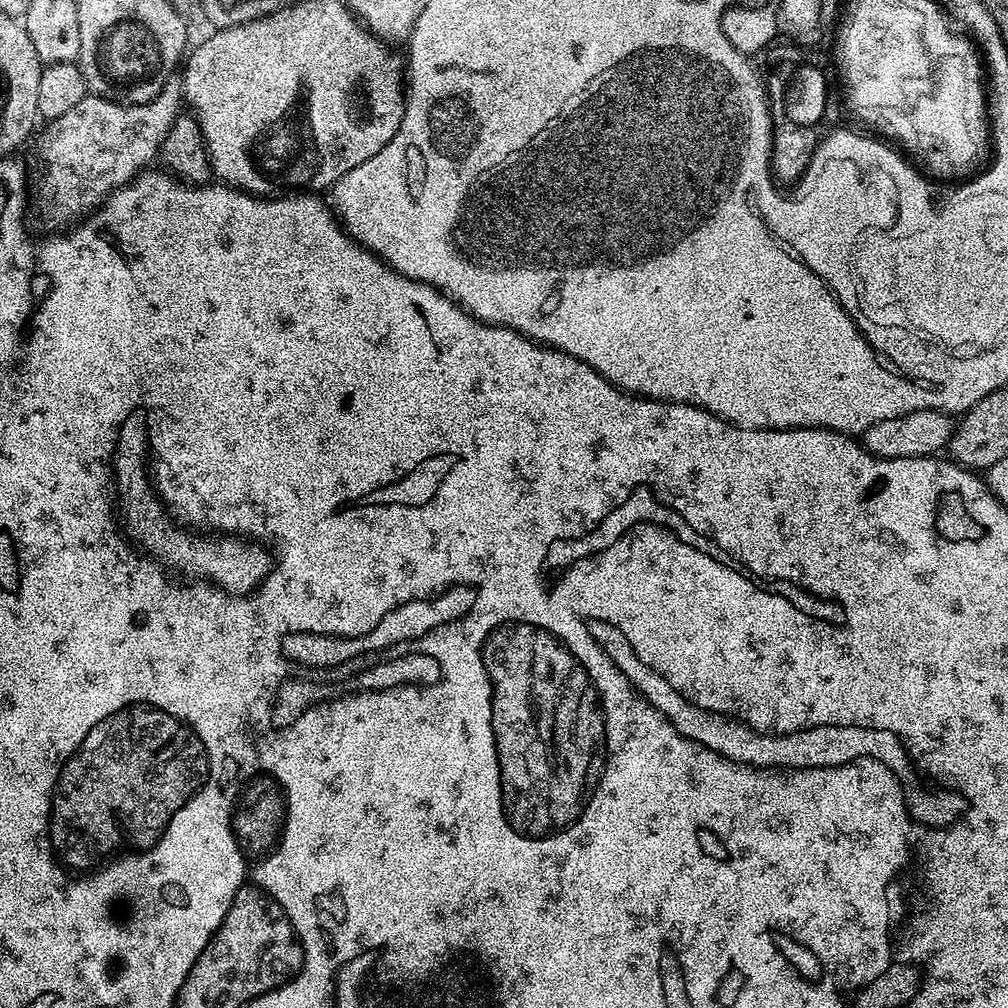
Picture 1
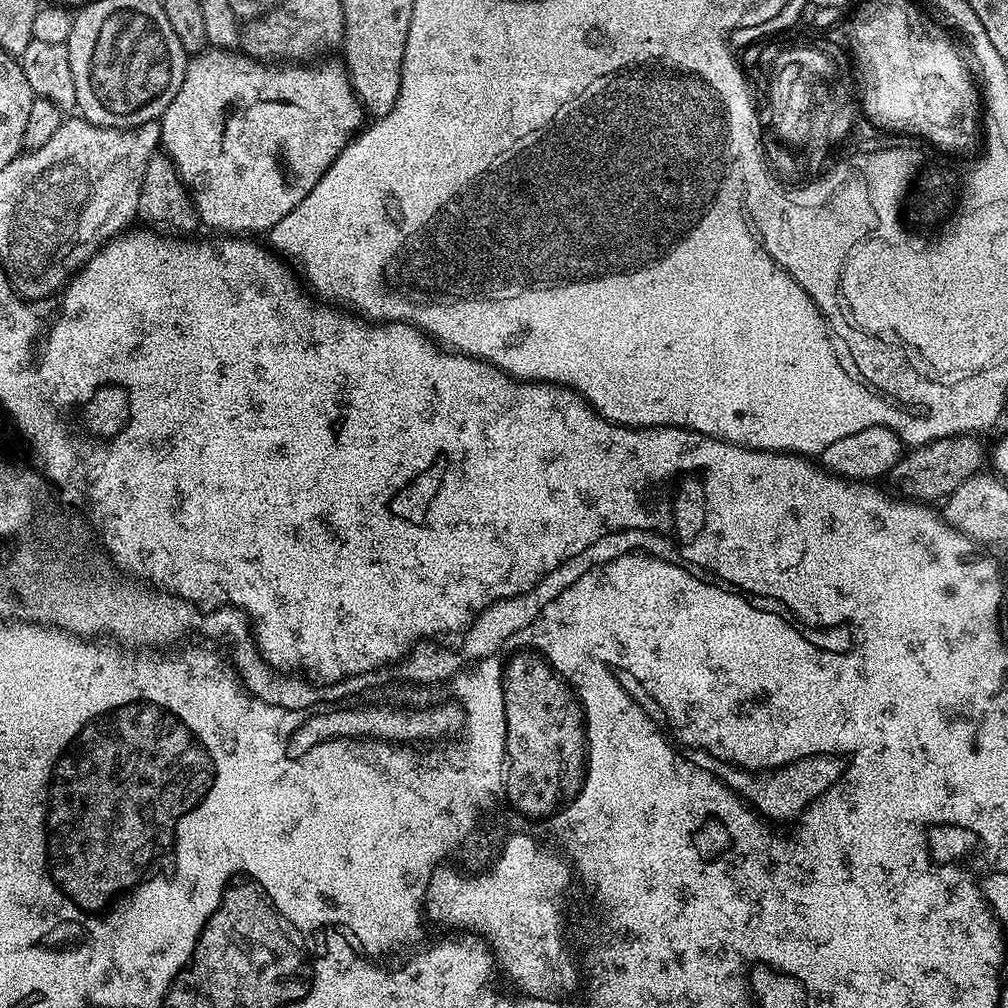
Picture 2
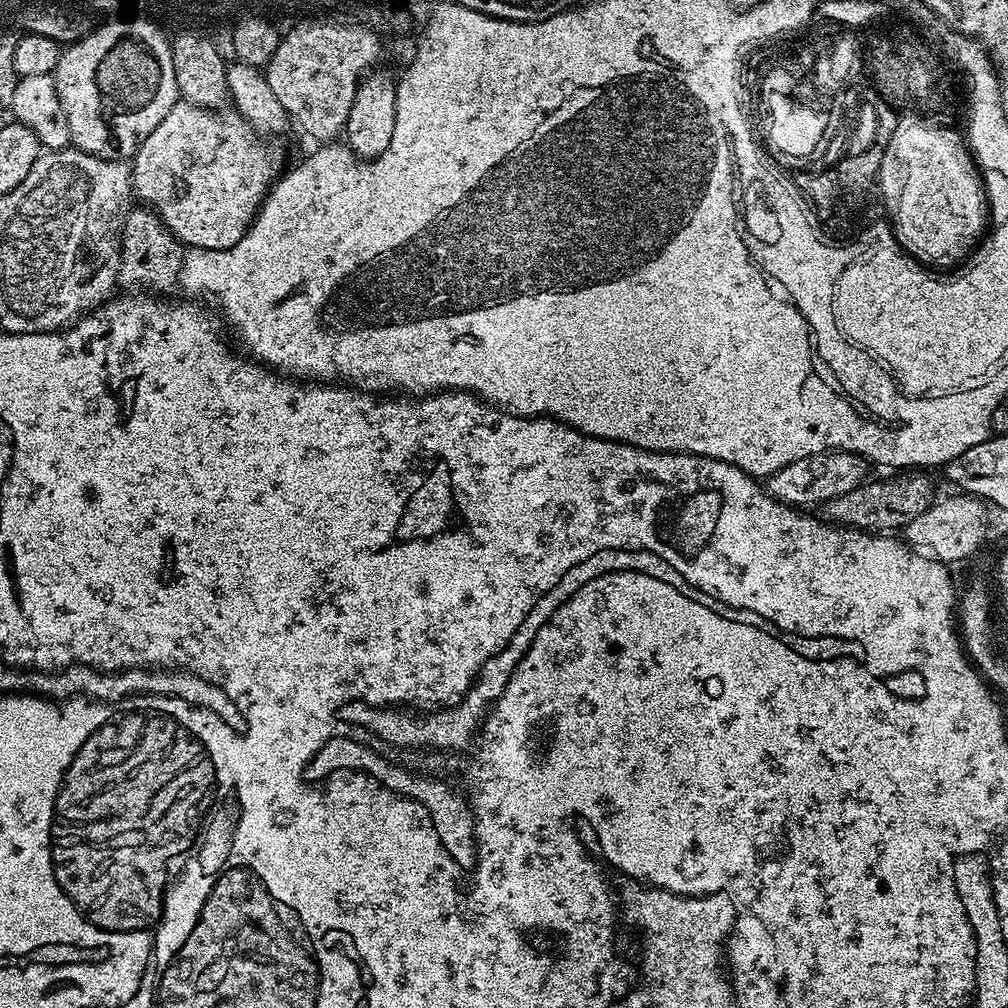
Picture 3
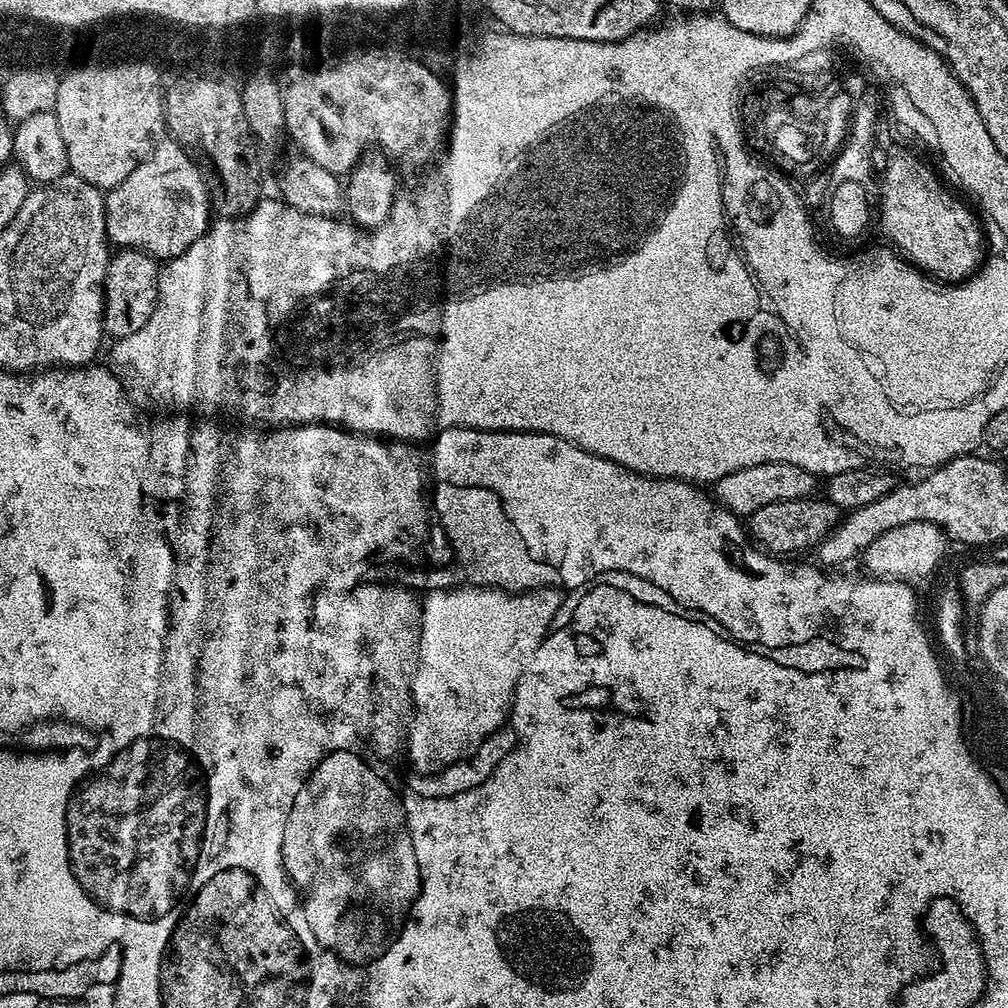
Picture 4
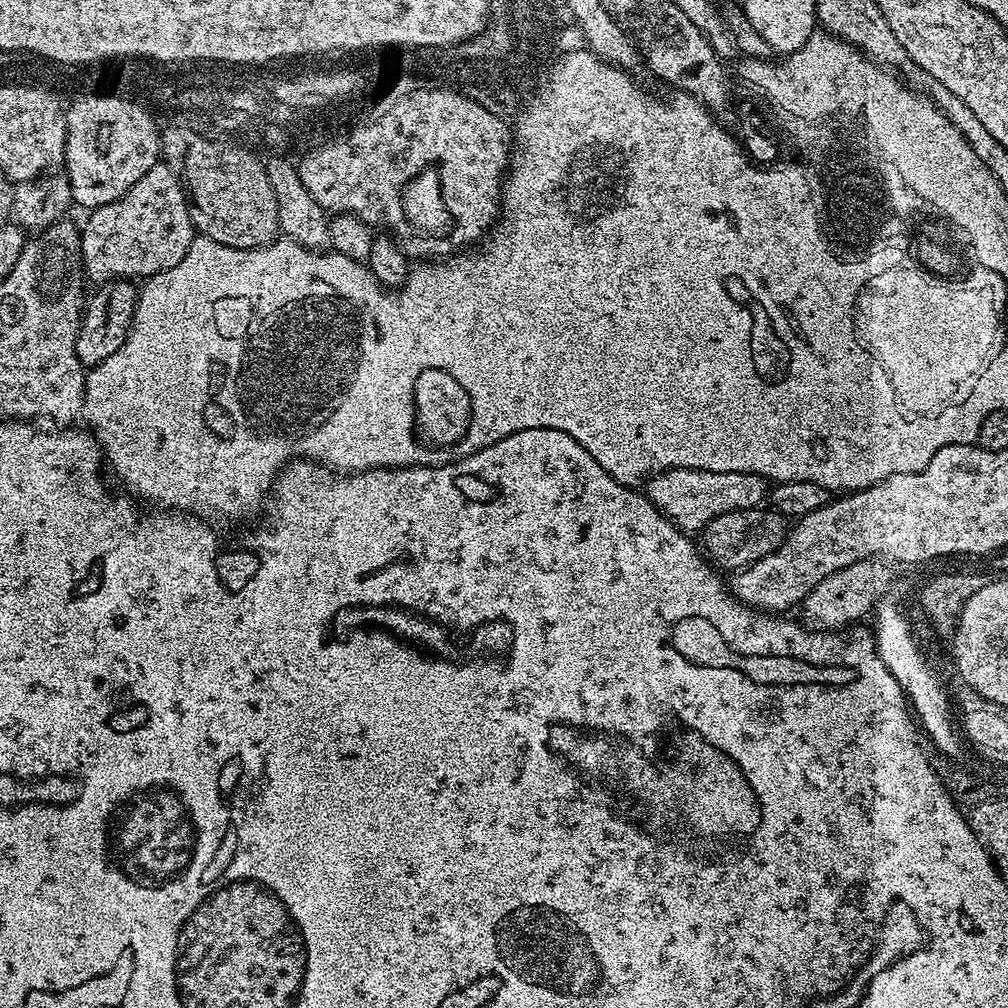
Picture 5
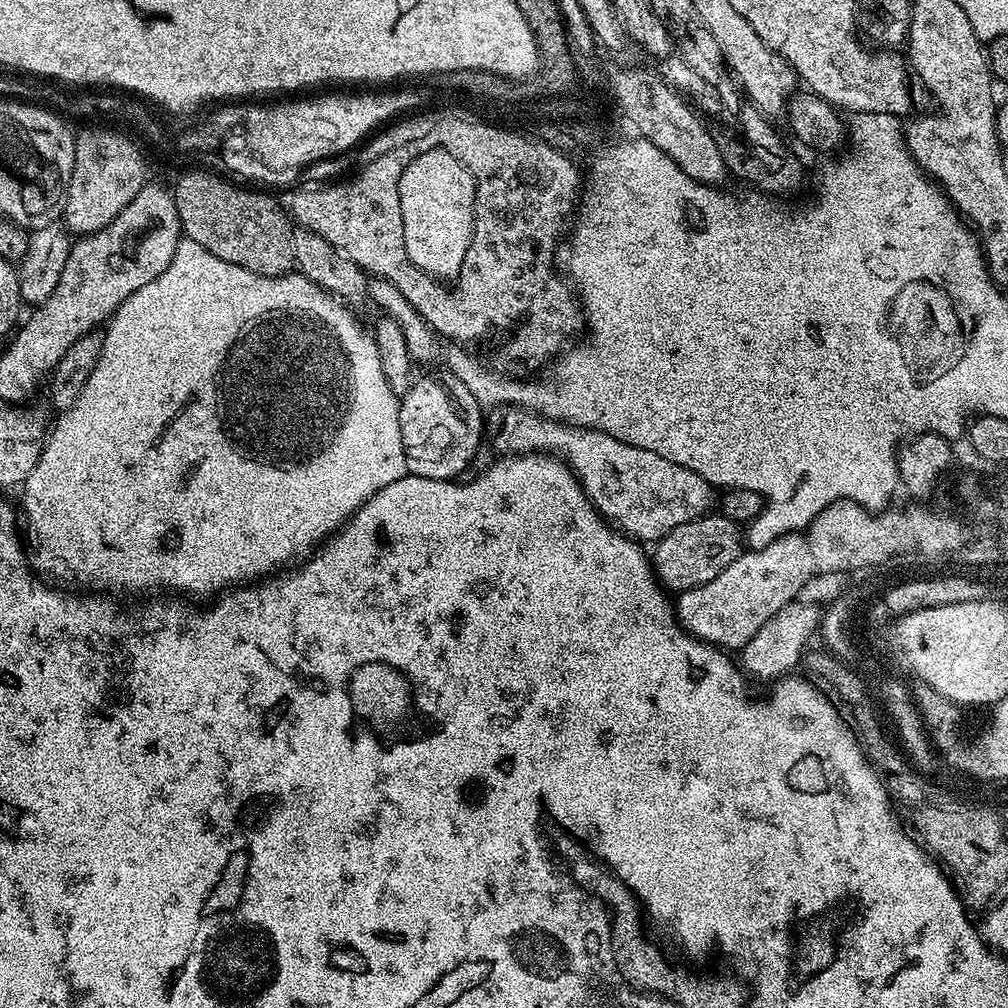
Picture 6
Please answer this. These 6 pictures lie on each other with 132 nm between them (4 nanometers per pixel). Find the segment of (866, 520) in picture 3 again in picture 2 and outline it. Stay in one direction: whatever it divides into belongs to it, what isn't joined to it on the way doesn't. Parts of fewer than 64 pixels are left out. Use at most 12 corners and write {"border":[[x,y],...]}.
{"border":[[975,435],[905,451],[895,491],[943,501],[986,464]]}

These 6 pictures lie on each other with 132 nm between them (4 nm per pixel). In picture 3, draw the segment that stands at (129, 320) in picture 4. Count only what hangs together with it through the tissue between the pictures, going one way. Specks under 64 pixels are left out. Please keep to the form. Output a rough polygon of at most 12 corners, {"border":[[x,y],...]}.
{"border":[[129,209],[119,287],[175,289],[185,251],[152,209]]}

